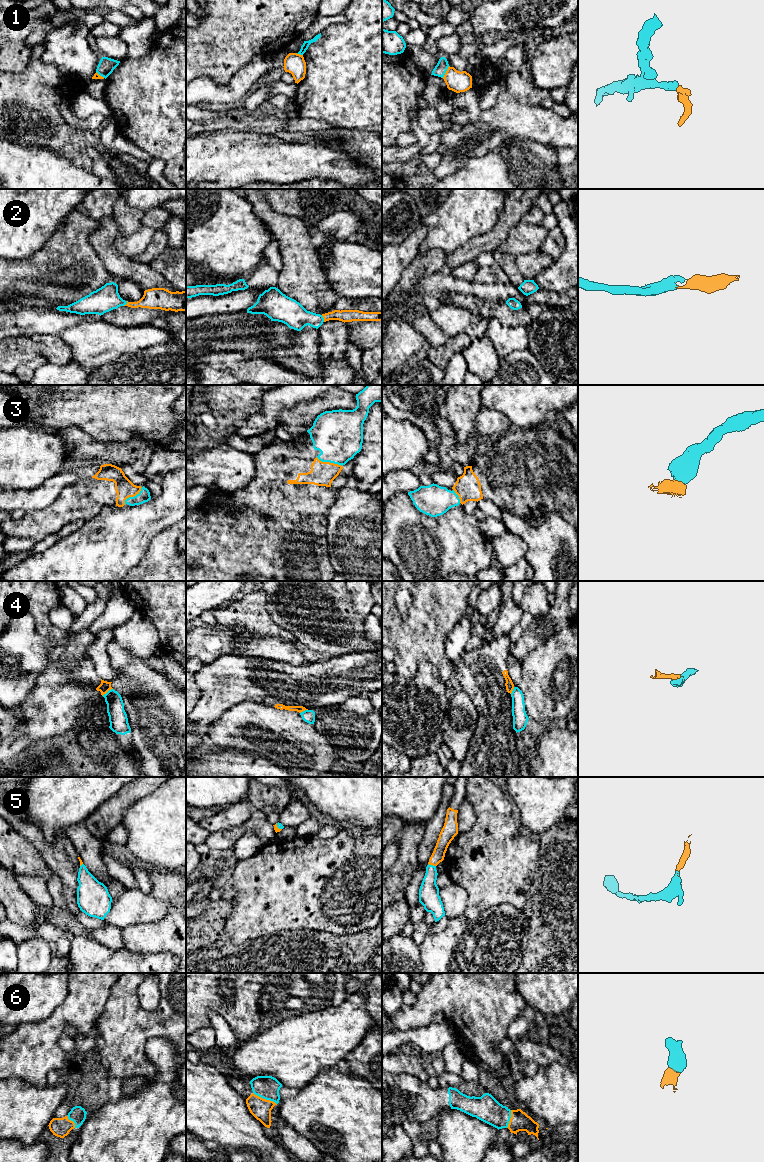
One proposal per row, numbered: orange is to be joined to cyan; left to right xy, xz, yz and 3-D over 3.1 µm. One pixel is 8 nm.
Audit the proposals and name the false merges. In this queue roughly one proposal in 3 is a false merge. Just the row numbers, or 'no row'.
1, 4

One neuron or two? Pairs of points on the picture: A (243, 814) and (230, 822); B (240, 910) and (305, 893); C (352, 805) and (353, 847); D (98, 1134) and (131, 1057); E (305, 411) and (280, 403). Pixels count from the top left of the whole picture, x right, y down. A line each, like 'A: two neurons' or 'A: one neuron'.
A: one neuron
B: one neuron
C: two neurons
D: two neurons
E: two neurons

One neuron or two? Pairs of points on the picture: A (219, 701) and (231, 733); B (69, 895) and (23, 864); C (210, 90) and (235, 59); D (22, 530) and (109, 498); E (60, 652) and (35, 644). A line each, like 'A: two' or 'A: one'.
A: two
B: two
C: two
D: one
E: one

